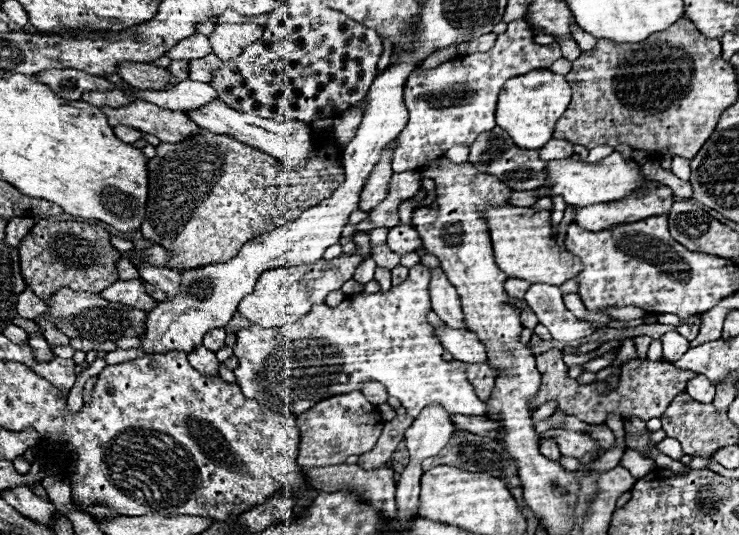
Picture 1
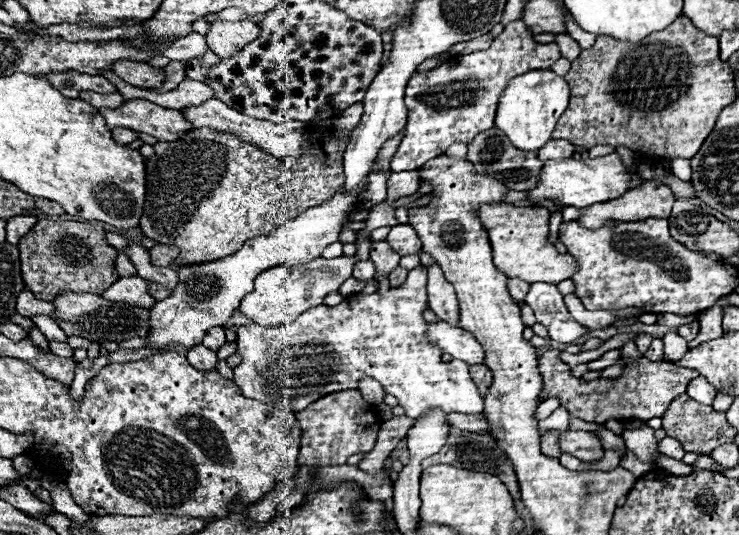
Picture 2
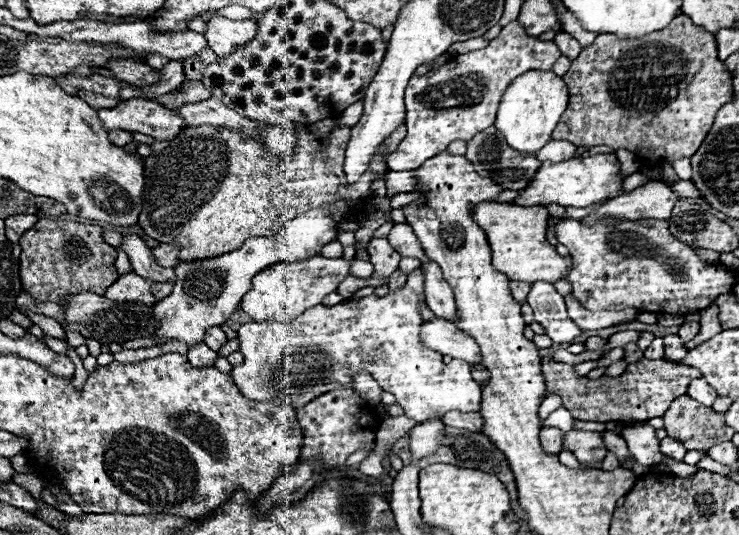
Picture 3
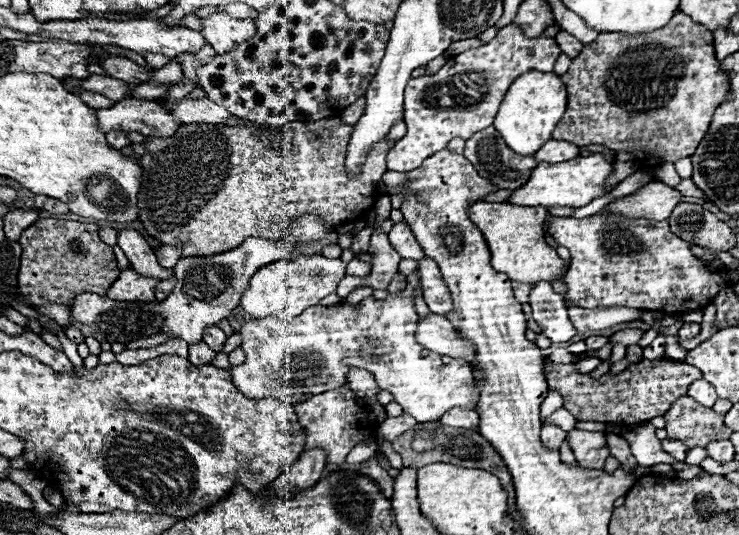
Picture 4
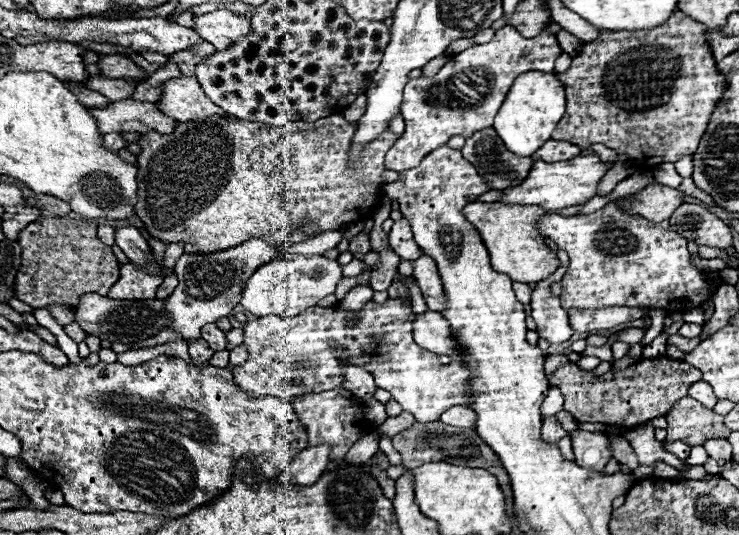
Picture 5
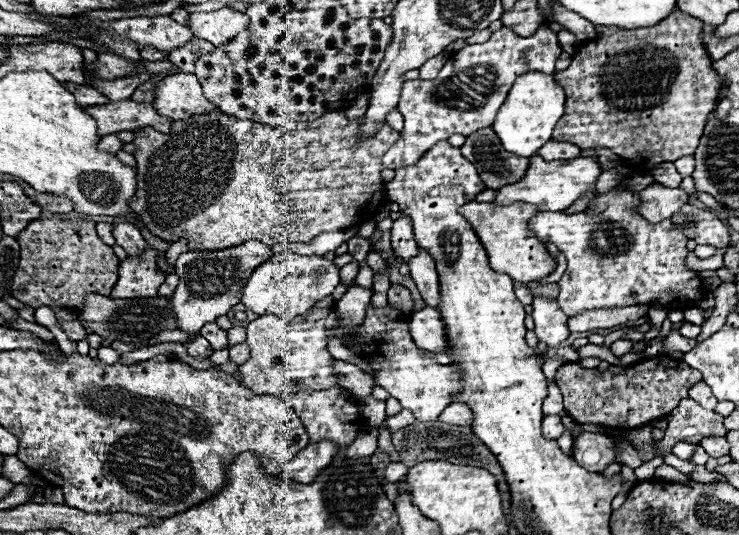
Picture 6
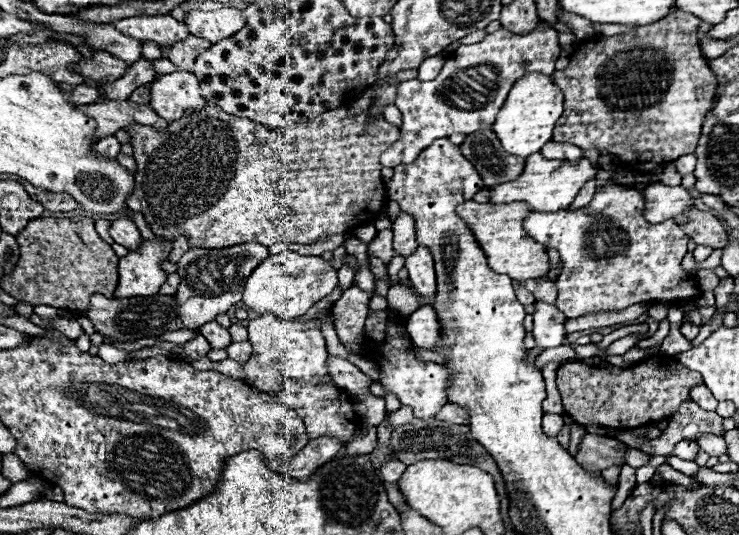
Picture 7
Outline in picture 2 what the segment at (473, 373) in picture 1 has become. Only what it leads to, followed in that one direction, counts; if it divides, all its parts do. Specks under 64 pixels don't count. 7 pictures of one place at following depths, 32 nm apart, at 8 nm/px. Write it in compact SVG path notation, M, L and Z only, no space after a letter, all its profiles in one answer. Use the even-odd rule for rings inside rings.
M472 364L472 366L470 366L470 376L472 376L472 380L476 382L480 394L484 396L484 394L486 394L486 388L490 388L488 384L492 384L492 374L490 374L490 370L488 370L484 364Z

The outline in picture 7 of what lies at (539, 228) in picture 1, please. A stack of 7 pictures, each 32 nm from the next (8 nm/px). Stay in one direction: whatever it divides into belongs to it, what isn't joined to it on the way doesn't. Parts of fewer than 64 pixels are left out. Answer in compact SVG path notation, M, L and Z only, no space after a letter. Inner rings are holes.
M468 200L464 204L456 206L456 214L468 224L472 230L476 242L484 250L488 264L494 272L506 274L512 280L530 280L530 278L542 278L546 276L550 262L546 248L532 240L524 228L522 220L530 214L532 210L526 204L478 204L474 200Z

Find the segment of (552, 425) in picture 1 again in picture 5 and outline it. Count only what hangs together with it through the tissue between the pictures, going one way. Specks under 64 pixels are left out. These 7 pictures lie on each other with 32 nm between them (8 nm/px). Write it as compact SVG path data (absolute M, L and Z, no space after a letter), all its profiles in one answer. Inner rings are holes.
M563 409L559 411L554 415L554 417L567 432L577 429L577 421L569 412L566 412L566 410Z

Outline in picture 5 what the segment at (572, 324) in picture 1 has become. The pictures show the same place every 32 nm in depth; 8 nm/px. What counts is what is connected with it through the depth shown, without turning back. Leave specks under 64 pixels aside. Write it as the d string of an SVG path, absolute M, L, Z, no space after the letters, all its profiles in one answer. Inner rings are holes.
M558 250L557 256L561 261L559 269L548 279L540 281L536 290L532 292L530 306L532 318L538 326L538 336L550 344L566 342L572 336L572 328L568 324L568 314L560 308L560 298L548 292L548 286L553 282L560 282L566 273L569 258L567 252Z

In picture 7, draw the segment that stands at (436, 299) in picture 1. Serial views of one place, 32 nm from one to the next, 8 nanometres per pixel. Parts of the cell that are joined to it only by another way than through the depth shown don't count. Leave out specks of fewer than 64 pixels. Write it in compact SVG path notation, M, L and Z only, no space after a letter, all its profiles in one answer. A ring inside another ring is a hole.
M418 246L406 258L406 270L410 274L410 282L414 284L414 288L422 296L428 296L430 304L432 304L434 292L436 292L436 276L434 276L434 260L432 260L432 254L428 252L428 248Z

